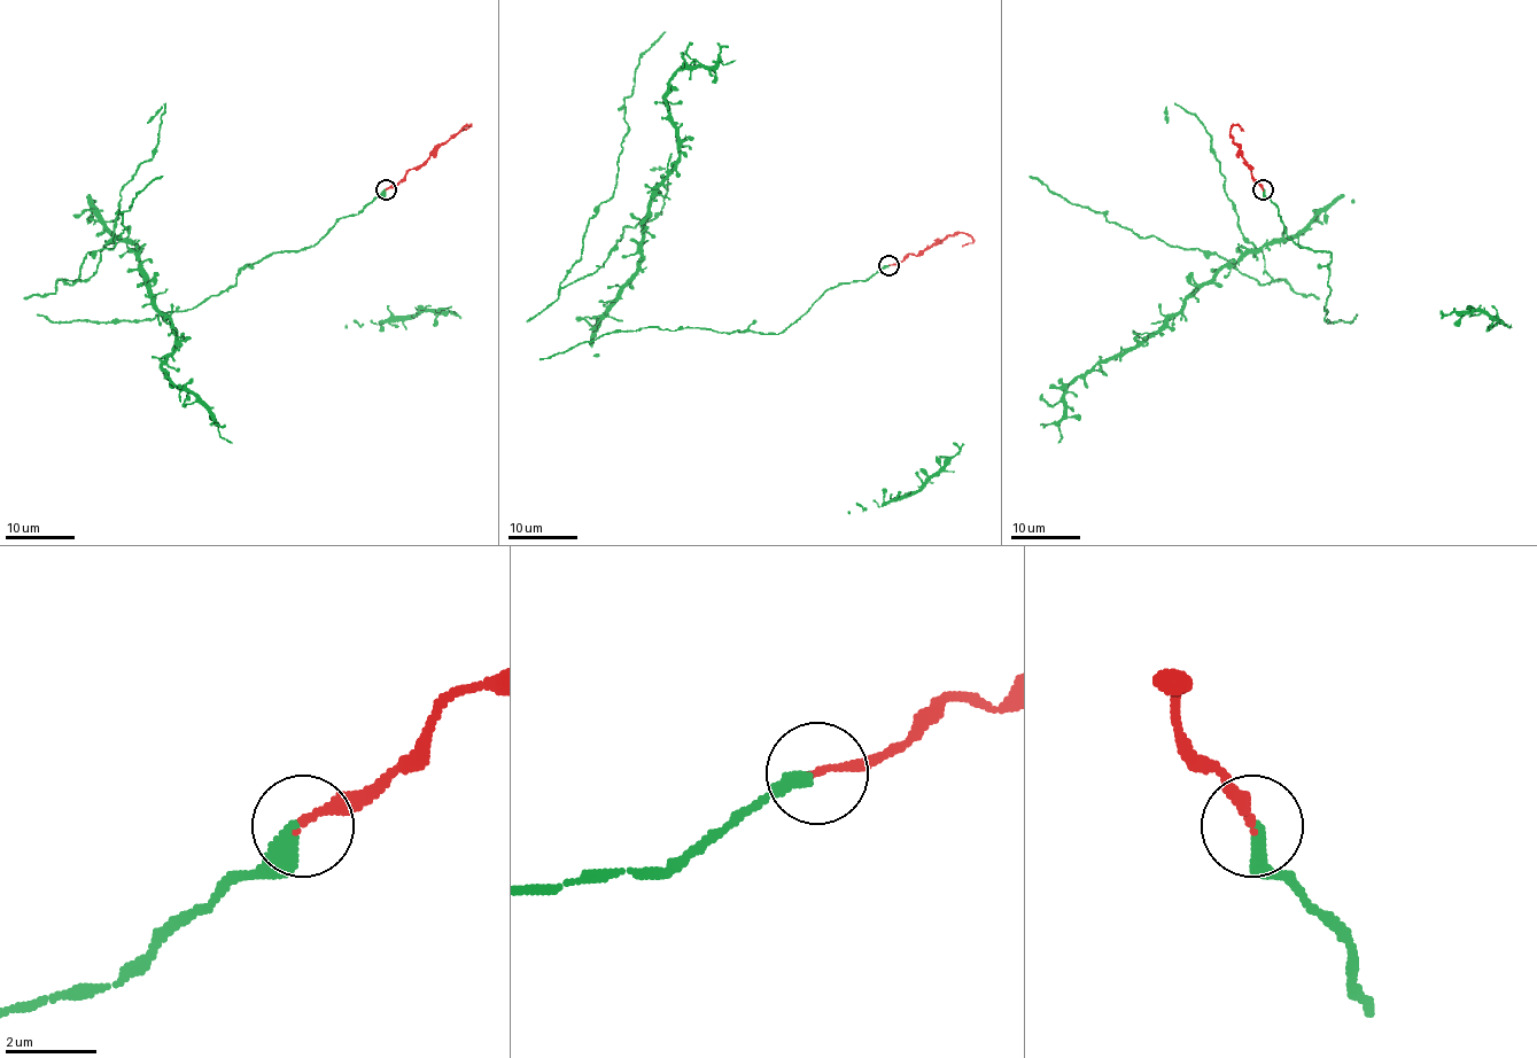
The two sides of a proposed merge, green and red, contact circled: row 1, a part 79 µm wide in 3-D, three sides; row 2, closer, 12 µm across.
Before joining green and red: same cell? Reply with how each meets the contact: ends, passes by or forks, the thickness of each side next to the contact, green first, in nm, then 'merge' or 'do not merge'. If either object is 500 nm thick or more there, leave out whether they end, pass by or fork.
green ends there; red ends there; 360 nm thick on the green side, 160 nm on the other; merge

